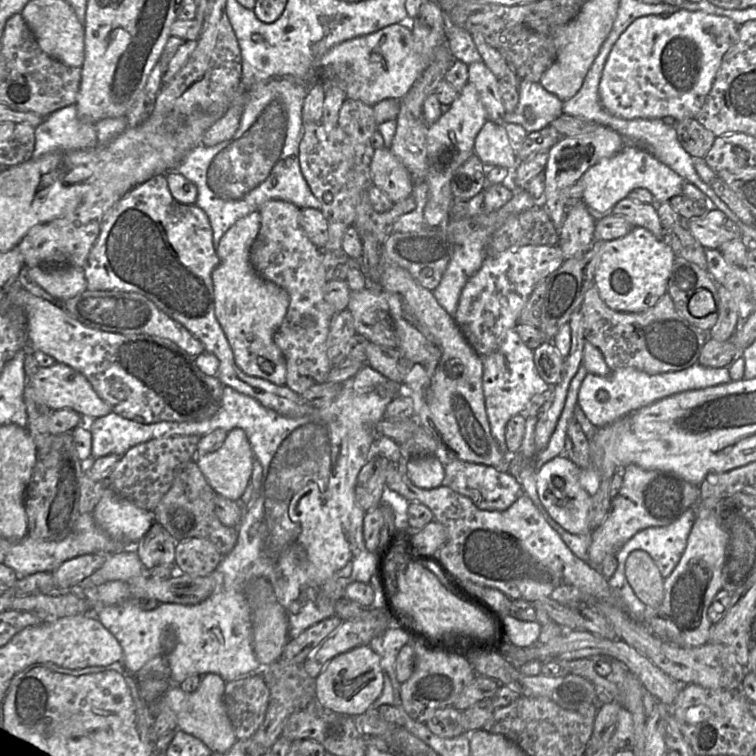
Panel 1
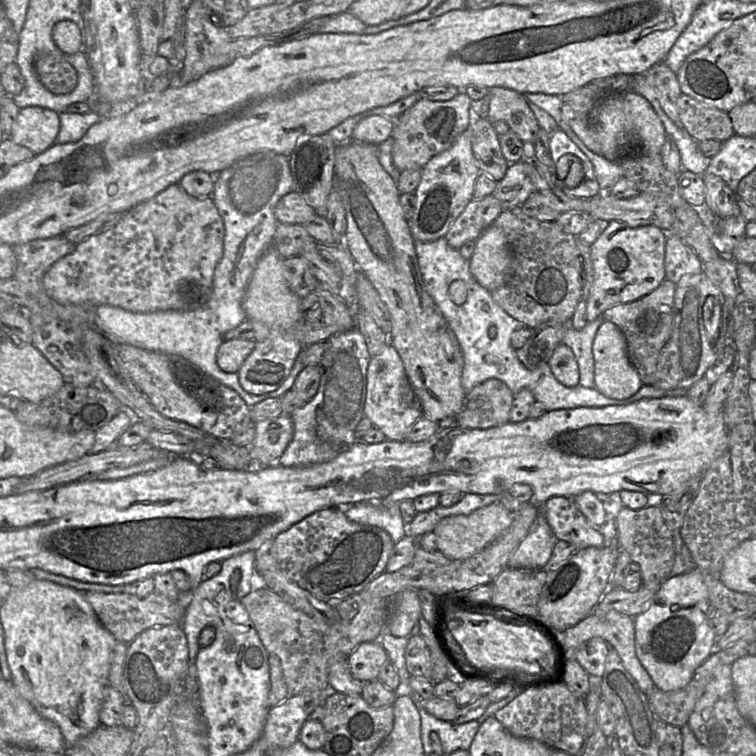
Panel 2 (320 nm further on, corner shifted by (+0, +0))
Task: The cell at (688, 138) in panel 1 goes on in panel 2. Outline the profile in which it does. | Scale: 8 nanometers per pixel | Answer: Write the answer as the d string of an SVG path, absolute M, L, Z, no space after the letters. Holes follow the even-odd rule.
M686 94L678 98L678 114L687 132L697 141L727 141L734 135L727 112L700 102Z

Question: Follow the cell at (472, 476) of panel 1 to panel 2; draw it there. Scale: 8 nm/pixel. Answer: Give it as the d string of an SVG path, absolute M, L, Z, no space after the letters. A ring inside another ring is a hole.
M556 496L548 499L541 513L549 524L555 538L573 544L577 550L604 547L605 537L591 525L577 508L571 497Z

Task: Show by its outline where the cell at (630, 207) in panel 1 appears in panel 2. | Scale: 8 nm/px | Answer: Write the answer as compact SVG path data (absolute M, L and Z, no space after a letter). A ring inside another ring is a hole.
M667 233L664 266L667 280L675 284L685 275L703 272L697 254L675 234Z

